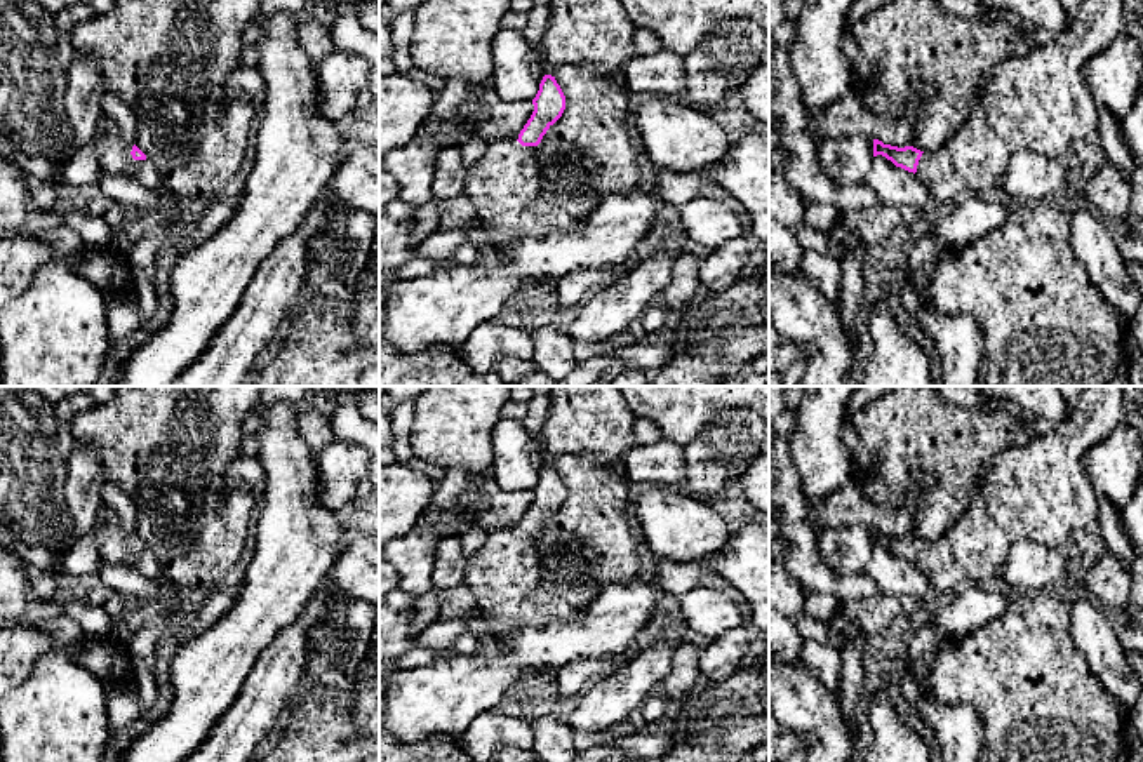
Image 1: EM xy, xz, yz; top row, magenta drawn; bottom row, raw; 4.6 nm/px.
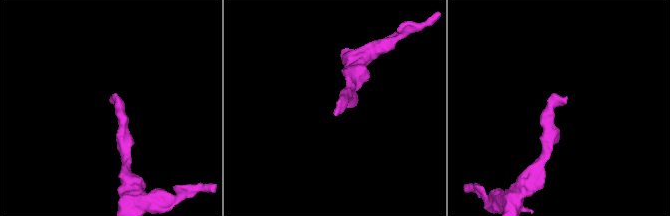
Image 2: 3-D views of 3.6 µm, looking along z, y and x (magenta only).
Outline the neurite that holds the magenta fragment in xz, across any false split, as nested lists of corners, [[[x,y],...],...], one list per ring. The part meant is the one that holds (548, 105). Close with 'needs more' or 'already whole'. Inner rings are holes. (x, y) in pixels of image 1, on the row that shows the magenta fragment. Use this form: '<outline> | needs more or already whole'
[[[543,77],[532,104],[534,111],[518,137],[489,143],[485,155],[468,169],[465,195],[475,205],[477,226],[499,251],[517,240],[569,233],[579,226],[541,191],[538,144],[565,110],[555,77]]] | needs more

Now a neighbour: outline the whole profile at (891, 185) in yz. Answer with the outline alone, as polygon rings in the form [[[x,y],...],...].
[[[882,155],[873,157],[865,184],[879,204],[905,207],[910,214],[922,209],[931,198],[929,190],[913,172],[896,167]]]

